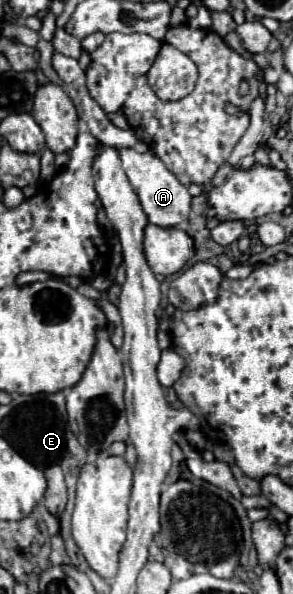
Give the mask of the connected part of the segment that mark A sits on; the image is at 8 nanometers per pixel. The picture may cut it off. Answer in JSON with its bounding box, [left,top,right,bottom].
[120,148,192,228]

